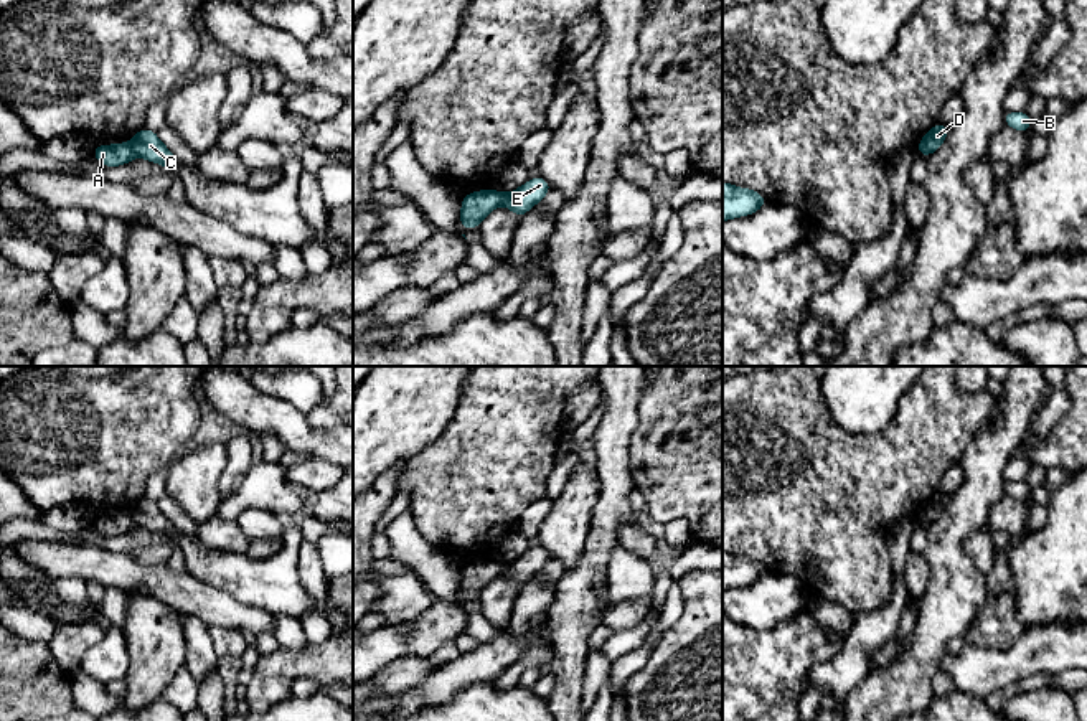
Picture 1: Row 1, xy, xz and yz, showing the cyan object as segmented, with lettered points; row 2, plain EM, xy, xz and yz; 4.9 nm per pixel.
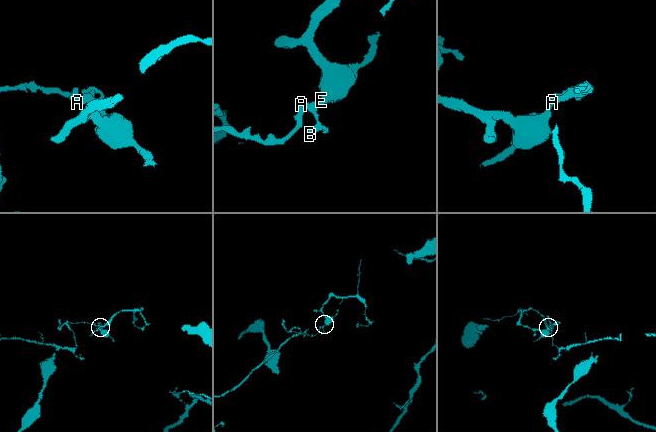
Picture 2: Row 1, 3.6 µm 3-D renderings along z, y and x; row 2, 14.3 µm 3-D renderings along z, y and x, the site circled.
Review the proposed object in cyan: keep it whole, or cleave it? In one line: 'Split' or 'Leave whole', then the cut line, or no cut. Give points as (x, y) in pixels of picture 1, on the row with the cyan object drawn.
Split. Split along xy (129, 144), (136, 155)

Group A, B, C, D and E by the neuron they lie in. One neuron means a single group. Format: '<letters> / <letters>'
A / B C D E

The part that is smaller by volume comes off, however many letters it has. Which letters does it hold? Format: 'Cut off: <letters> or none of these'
Cut off: B, C, D, E

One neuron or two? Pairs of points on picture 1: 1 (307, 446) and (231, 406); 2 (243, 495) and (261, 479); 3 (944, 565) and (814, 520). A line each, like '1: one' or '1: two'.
1: one
2: one
3: two

